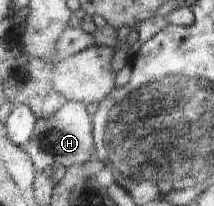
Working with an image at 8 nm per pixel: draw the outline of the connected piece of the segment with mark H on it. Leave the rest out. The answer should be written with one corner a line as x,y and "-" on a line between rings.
67,101
50,120
37,119
31,139
23,148
30,156
34,170
43,171
53,164
67,169
87,162
95,152
91,122
91,109
76,101

